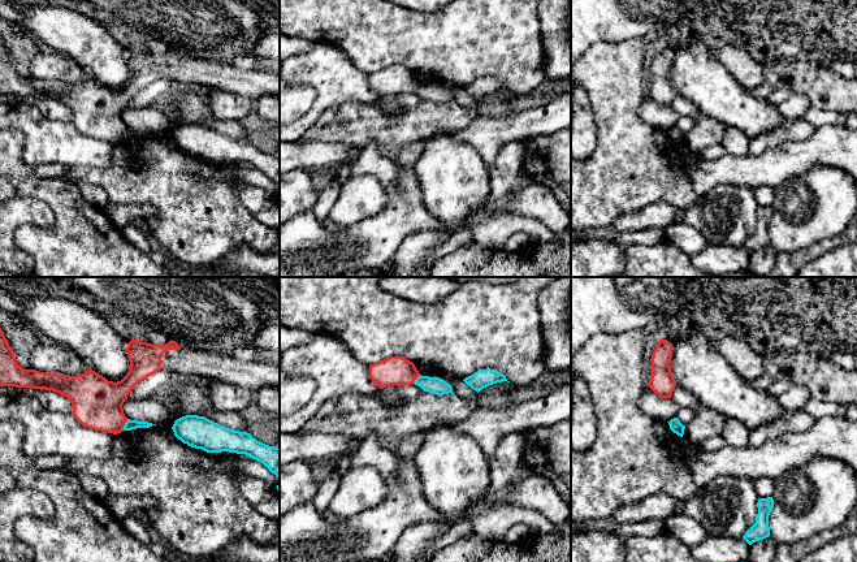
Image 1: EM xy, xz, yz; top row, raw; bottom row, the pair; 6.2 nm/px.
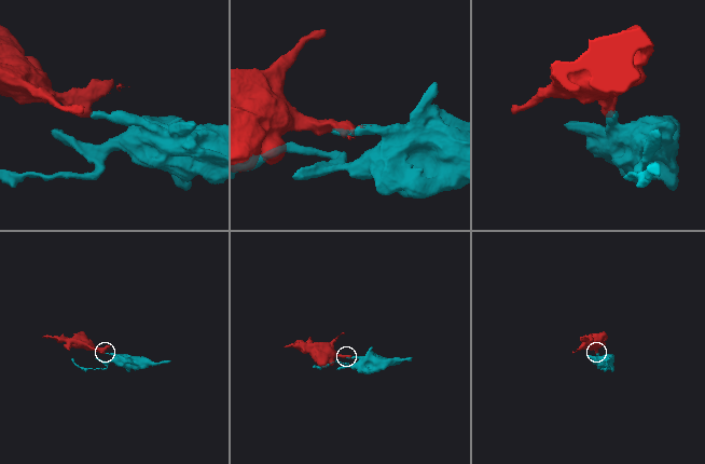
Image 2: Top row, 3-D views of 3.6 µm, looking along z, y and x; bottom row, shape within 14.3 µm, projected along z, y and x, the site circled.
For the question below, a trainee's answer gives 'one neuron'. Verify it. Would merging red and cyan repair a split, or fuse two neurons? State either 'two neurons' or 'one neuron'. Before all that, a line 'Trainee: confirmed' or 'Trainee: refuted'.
Trainee: refuted
two neurons

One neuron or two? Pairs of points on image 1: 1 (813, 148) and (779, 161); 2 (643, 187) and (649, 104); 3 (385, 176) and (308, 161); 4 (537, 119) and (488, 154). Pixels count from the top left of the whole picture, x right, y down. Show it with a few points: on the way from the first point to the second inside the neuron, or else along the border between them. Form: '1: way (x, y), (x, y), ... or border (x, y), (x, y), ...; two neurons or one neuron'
1: way (805, 154), (787, 160); one neuron
2: border (646, 94), (640, 107), (640, 117), (666, 132); two neurons
3: border (363, 151), (353, 165), (351, 181); two neurons
4: way (524, 125), (509, 129), (497, 141); one neuron

